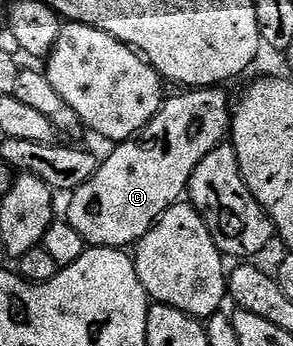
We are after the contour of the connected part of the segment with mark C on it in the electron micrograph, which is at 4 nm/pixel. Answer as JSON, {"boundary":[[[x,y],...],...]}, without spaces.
{"boundary":[[[198,87],[193,91],[178,91],[175,97],[167,96],[163,100],[162,110],[150,120],[148,127],[144,127],[137,137],[115,144],[106,161],[104,157],[99,164],[96,175],[69,194],[69,223],[80,231],[87,246],[102,251],[122,251],[137,246],[144,234],[173,205],[183,200],[190,187],[192,171],[196,171],[200,159],[229,138],[232,101],[226,98],[224,90],[222,87]]]}

